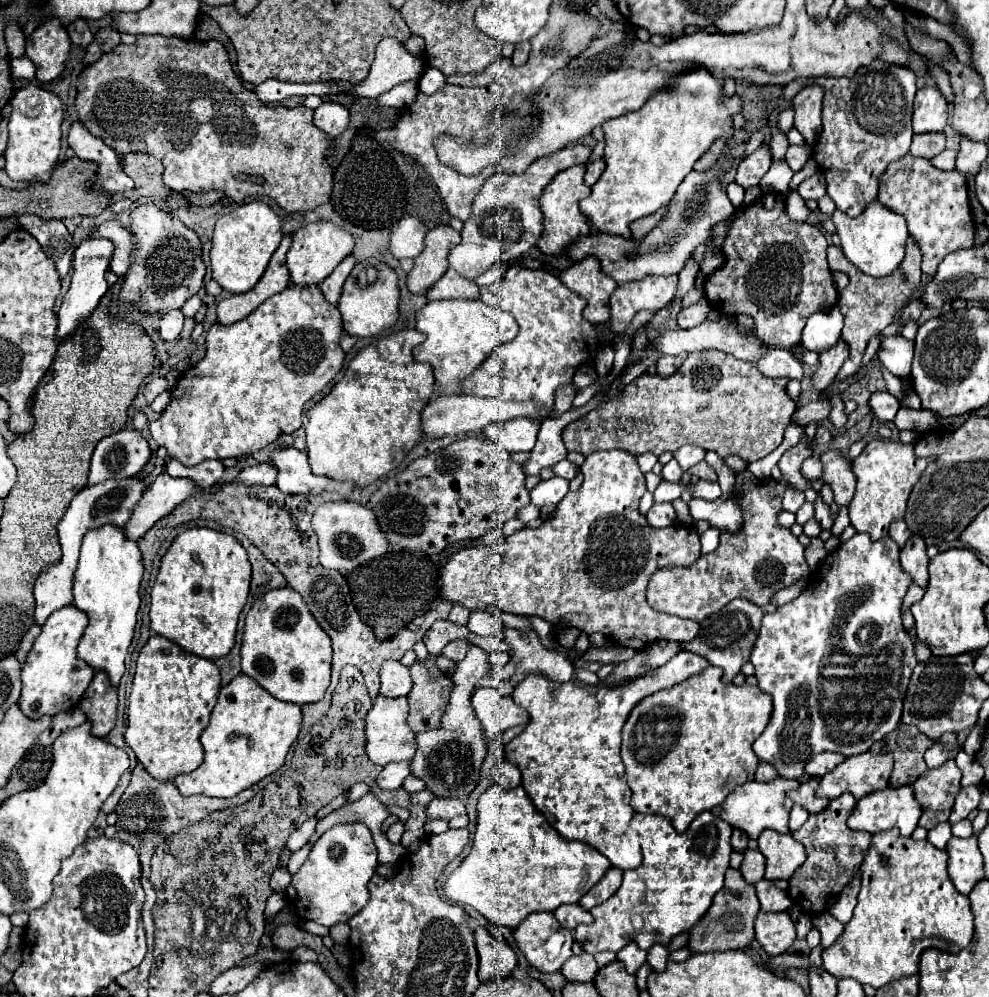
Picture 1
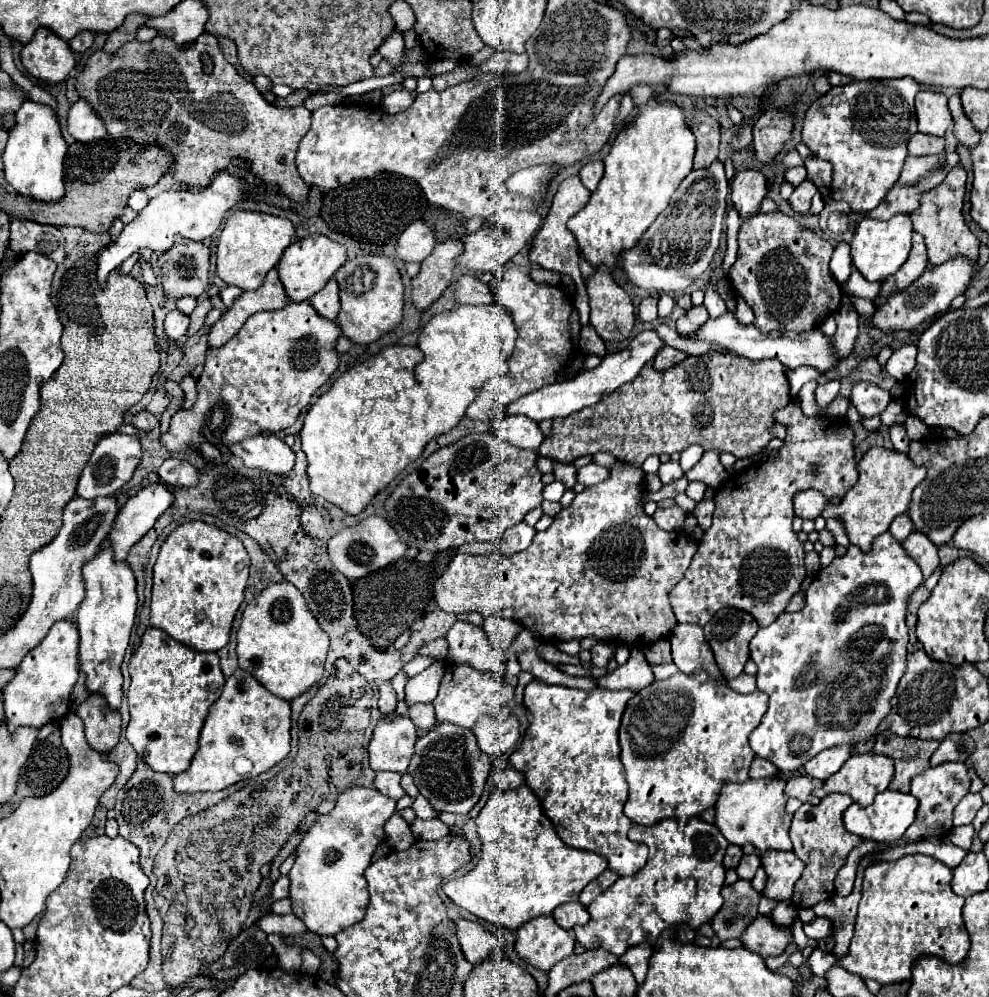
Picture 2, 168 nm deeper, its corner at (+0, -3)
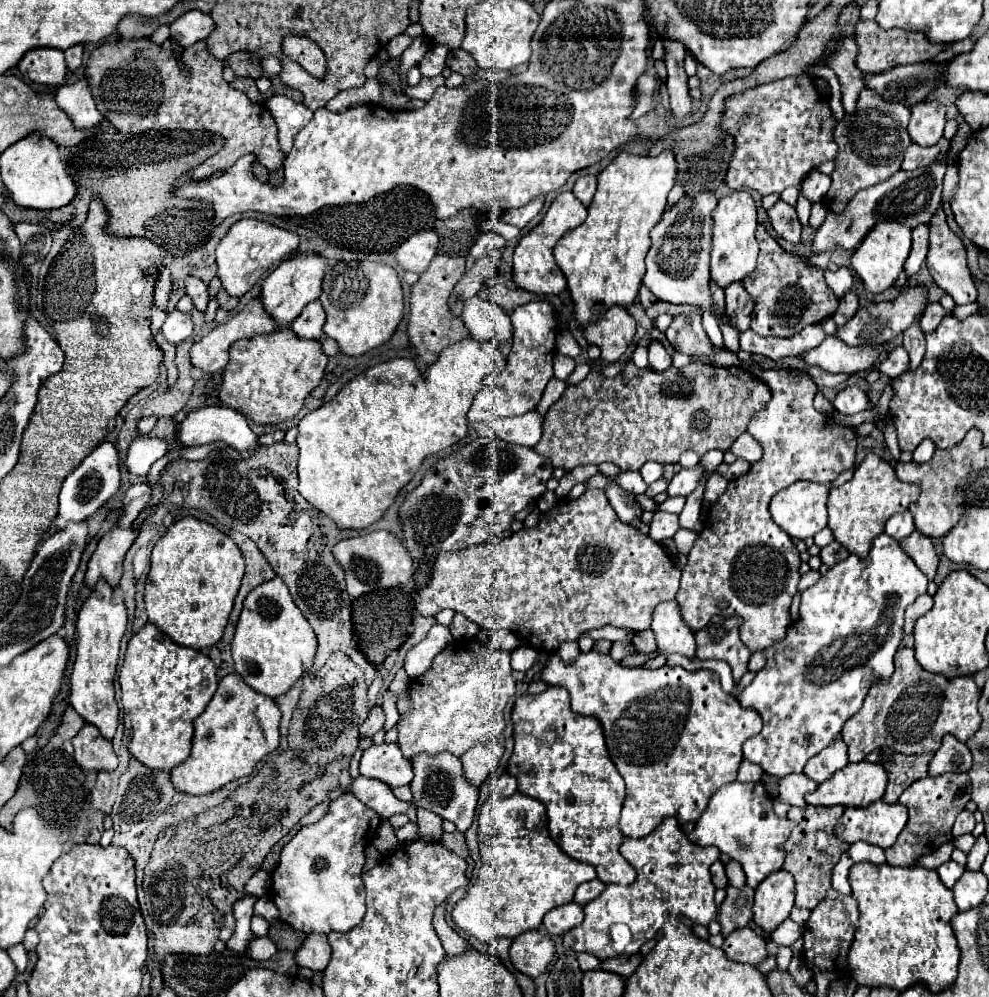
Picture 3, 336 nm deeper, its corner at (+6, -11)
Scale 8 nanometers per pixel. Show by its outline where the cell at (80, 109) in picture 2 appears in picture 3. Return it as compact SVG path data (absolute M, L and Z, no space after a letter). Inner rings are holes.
M86 80L60 86L56 92L56 104L66 112L76 130L94 130L102 122L102 114L96 110Z

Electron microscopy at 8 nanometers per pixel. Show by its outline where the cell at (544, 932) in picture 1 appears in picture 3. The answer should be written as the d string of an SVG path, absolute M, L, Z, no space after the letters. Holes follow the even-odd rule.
M528 930L514 938L510 946L510 958L520 972L536 978L546 972L550 962L556 958L556 946L544 930Z

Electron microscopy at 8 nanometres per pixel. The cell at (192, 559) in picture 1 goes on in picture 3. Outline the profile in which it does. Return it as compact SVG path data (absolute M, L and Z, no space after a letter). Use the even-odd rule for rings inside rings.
M186 516L174 522L152 548L152 566L144 592L148 620L172 642L208 650L224 634L242 576L244 558L234 540L202 520Z

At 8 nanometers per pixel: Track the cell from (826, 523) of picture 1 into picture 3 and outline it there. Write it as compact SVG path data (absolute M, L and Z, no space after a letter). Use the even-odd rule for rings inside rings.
M834 540L834 542L830 542L828 546L824 546L824 548L822 548L820 558L822 558L822 562L824 562L826 566L834 566L836 562L844 560L848 554L850 554L850 552L848 552L842 544L838 544L838 542Z

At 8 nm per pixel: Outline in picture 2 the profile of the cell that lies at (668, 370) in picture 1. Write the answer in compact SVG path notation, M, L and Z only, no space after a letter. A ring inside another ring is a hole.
M664 346L664 352L660 352L660 356L656 356L656 360L654 360L654 368L662 372L662 370L668 370L668 368L680 364L684 358L686 358L684 352L680 352L672 346Z

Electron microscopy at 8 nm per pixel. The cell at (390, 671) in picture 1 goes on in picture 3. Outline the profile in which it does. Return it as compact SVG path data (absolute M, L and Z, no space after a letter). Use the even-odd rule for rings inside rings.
M374 706L366 718L366 722L360 728L360 736L374 736L378 730L382 730L384 726L384 710L382 706Z

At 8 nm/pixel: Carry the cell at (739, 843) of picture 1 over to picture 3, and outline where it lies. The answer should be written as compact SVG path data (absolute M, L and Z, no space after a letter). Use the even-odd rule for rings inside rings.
M720 860L710 868L710 872L712 872L712 882L714 882L716 888L726 888L728 886L728 878L726 878L726 872L724 872L724 864Z

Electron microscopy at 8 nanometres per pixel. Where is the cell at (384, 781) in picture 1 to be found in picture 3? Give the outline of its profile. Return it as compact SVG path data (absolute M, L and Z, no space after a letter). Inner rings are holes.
M358 776L354 782L352 782L352 788L350 792L360 798L366 806L370 806L372 810L376 810L382 818L390 818L394 814L406 814L408 806L406 802L398 800L390 786L380 782L380 780L374 780L374 778L364 778L364 776Z

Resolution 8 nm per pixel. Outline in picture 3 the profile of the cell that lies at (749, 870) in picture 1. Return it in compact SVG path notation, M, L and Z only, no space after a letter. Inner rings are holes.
M730 860L730 862L726 864L726 876L728 876L730 886L742 888L742 886L746 884L746 874L744 874L742 866L740 866L738 862L734 862L734 860Z

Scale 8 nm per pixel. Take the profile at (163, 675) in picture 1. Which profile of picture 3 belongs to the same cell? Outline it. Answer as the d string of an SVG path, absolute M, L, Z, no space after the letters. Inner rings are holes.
M146 624L138 634L132 636L128 642L128 650L120 668L120 690L122 690L122 710L124 710L124 744L128 752L146 764L148 768L170 772L180 766L192 748L194 736L194 720L204 712L208 702L212 700L218 684L214 662L198 650L190 650L184 646L174 644L164 636L154 624Z

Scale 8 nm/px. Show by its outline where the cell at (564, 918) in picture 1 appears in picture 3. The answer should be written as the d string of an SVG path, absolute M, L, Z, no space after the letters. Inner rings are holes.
M570 902L570 904L564 904L562 908L550 910L550 912L544 916L542 926L546 928L548 934L552 934L552 936L562 936L562 934L568 932L570 928L580 926L582 920L584 920L582 906Z

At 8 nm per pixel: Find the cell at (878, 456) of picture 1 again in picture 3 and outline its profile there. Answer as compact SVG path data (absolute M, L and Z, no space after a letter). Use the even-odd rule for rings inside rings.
M868 454L862 464L854 470L852 480L846 484L832 488L828 498L828 528L834 532L834 540L848 548L848 552L856 554L858 558L866 558L872 540L884 532L886 520L896 514L908 510L912 502L920 496L920 484L902 482L894 468L876 454Z

